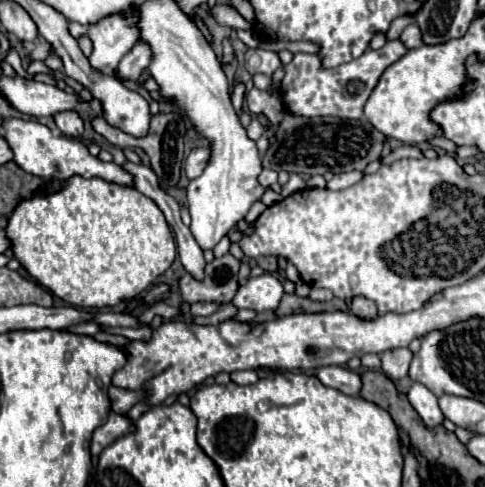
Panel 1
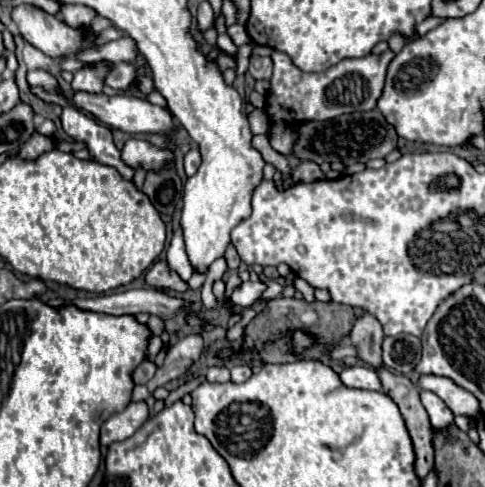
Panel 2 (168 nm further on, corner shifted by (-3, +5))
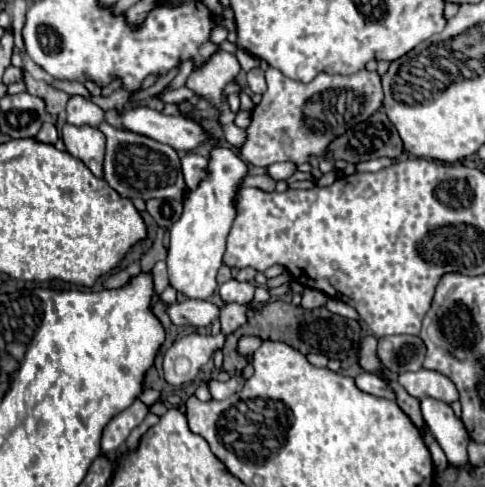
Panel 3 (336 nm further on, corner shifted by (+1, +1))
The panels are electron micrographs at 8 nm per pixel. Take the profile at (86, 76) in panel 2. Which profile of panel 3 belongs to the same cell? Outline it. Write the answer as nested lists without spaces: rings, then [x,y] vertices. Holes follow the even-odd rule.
[[[74,95],[68,105],[66,105],[66,123],[82,127],[82,125],[90,125],[90,127],[98,127],[104,121],[104,111],[94,105],[92,101]]]

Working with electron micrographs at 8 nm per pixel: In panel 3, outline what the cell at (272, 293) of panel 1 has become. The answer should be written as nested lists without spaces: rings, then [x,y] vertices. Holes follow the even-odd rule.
[[[230,279],[230,281],[220,285],[220,297],[226,303],[232,303],[232,301],[234,303],[250,303],[254,297],[254,285]]]

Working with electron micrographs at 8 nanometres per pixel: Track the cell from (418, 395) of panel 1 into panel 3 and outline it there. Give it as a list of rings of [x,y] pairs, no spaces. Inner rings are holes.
[[[426,397],[422,399],[422,417],[430,425],[438,445],[446,453],[446,459],[452,467],[462,469],[468,463],[468,433],[462,425],[462,421],[454,415],[452,407],[444,401]]]

